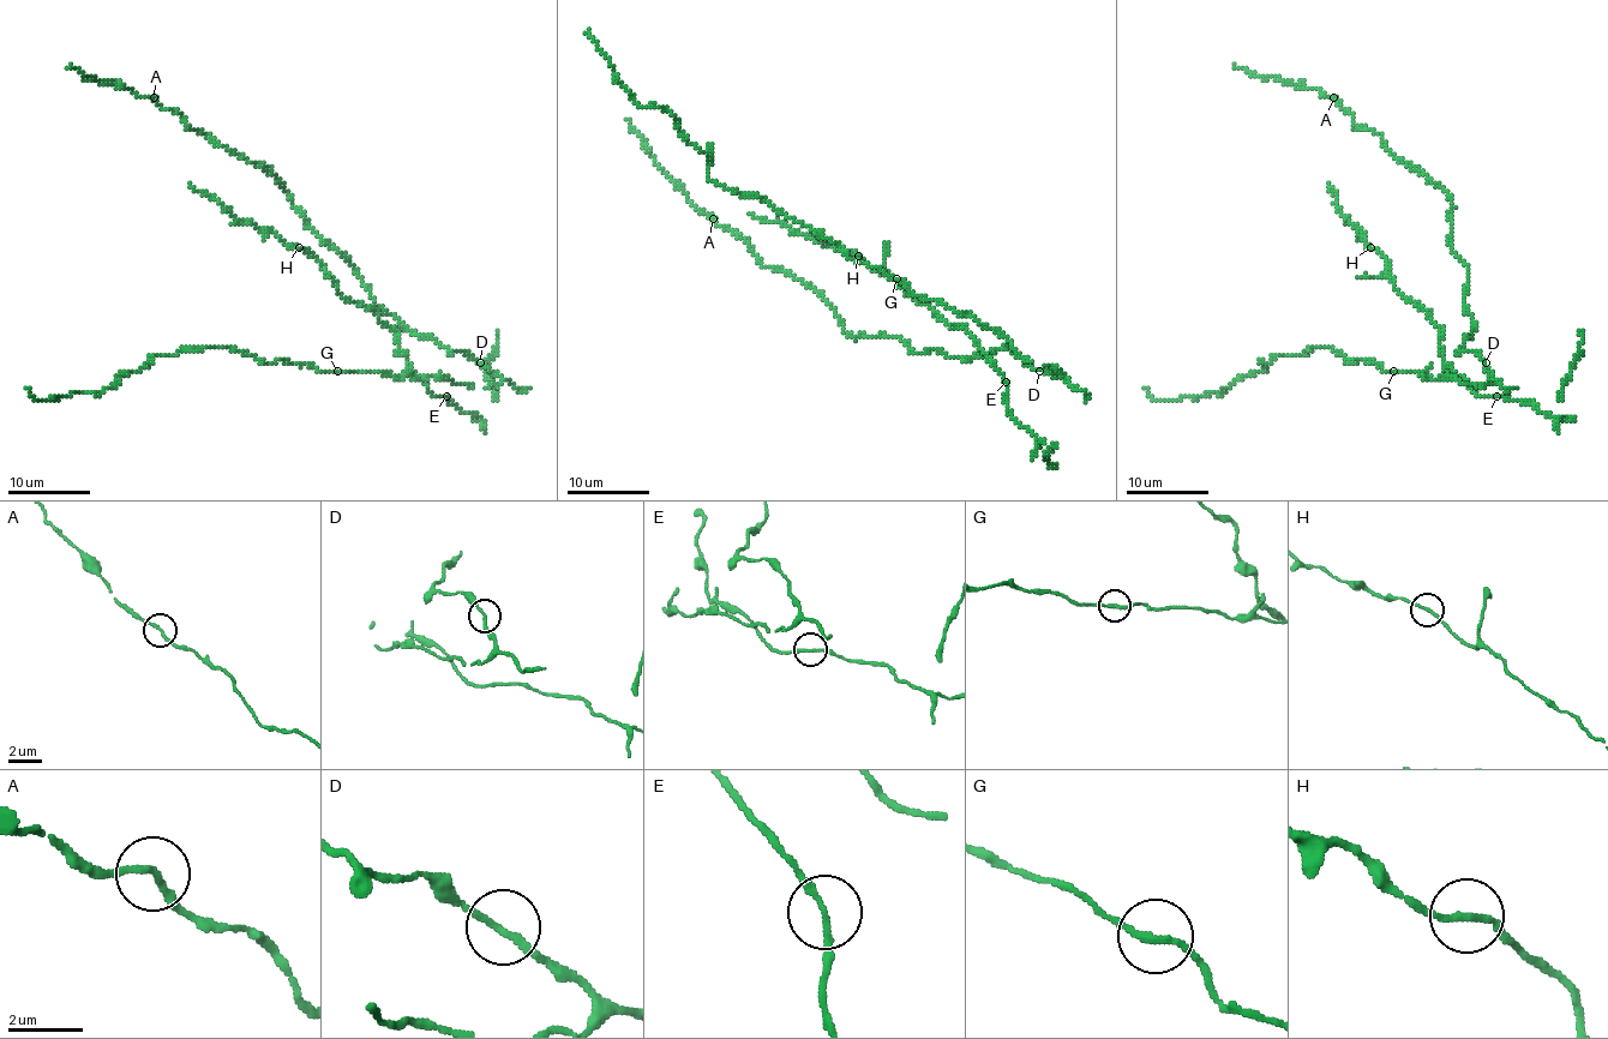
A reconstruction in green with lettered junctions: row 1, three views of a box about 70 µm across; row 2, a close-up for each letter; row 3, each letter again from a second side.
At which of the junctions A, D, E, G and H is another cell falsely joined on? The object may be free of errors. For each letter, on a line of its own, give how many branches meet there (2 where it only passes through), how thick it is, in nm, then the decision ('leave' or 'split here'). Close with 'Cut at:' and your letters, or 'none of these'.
A: 2 branches meet; 170 nm thick; leave
D: 2 branches meet; 180 nm thick; leave
E: 2 branches meet; 170 nm thick; leave
G: 2 branches meet; 180 nm thick; leave
H: 2 branches meet; 180 nm thick; leave
Cut at: none of these

